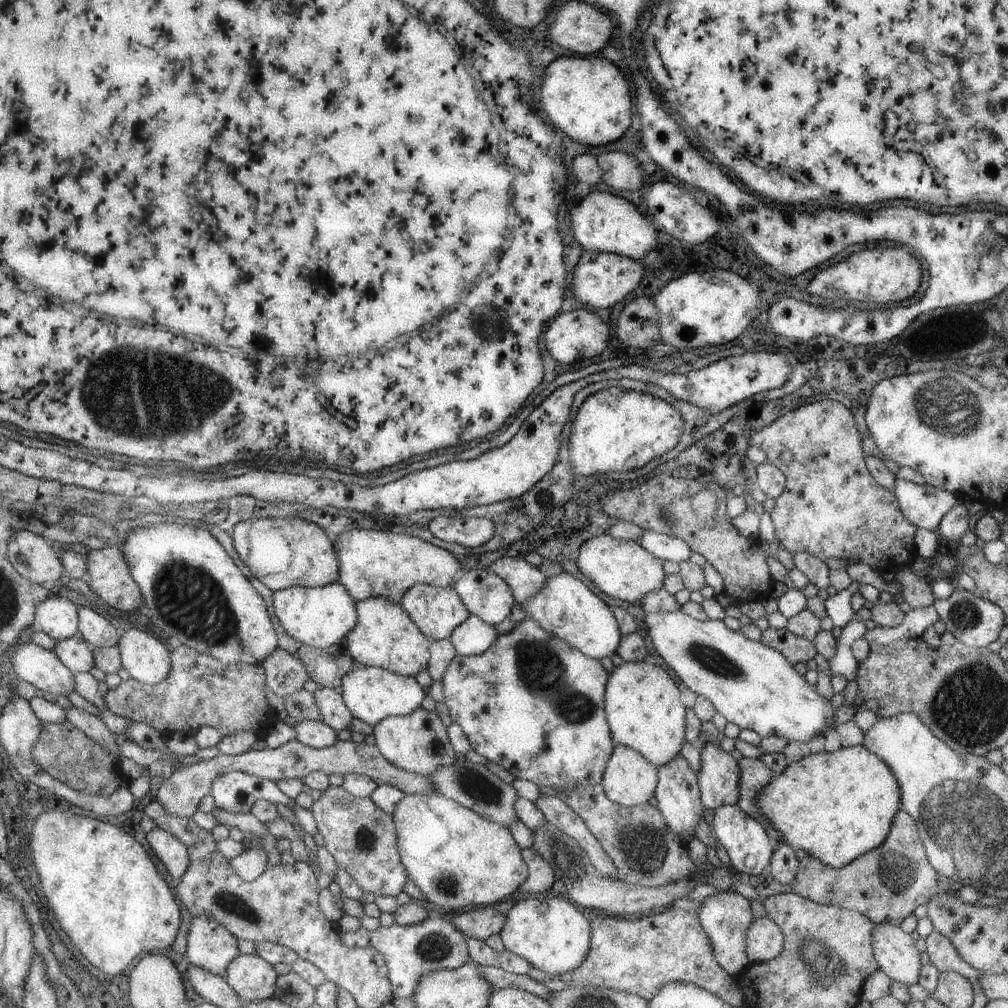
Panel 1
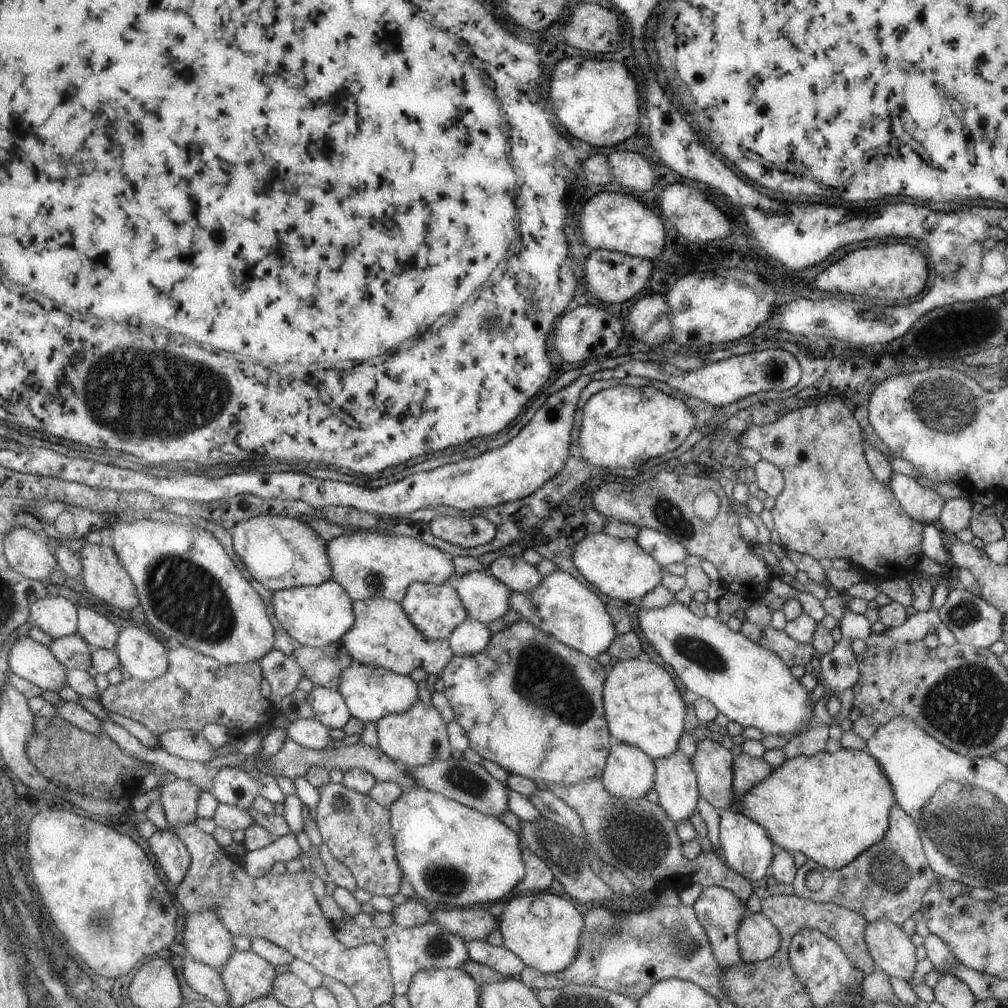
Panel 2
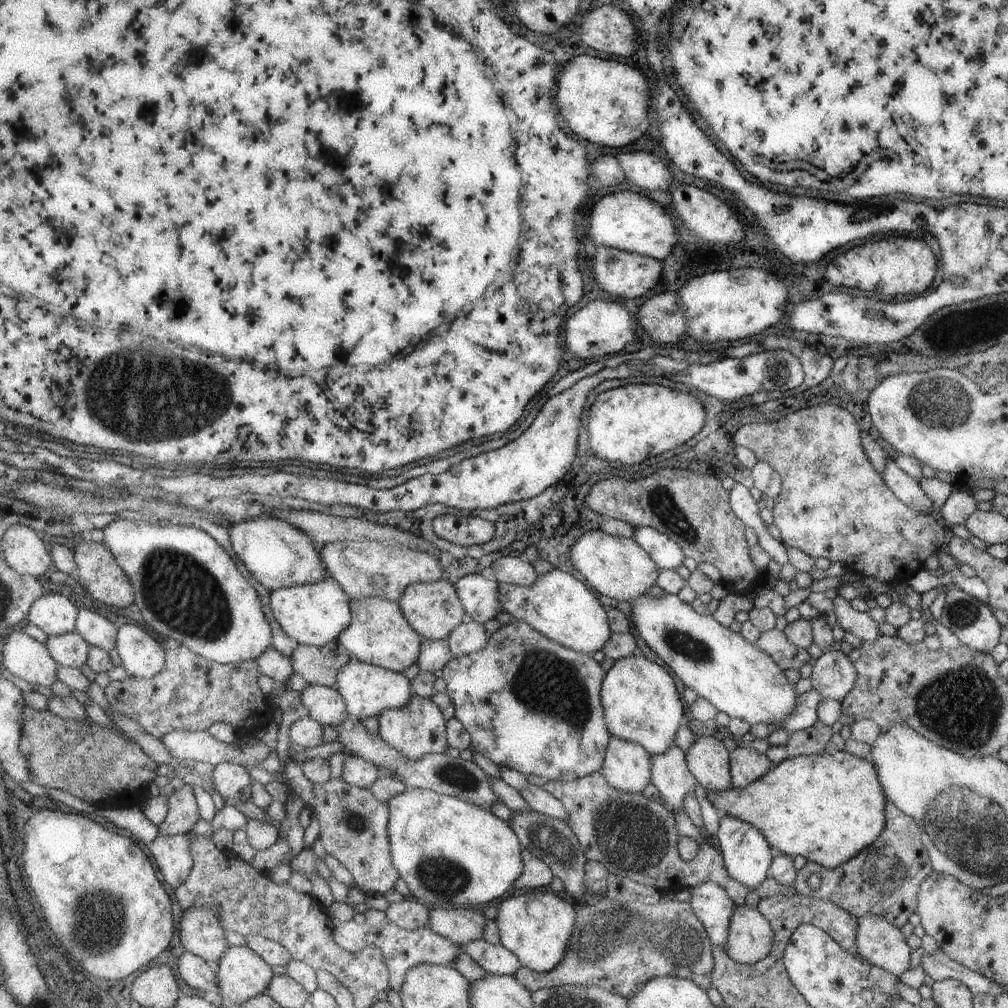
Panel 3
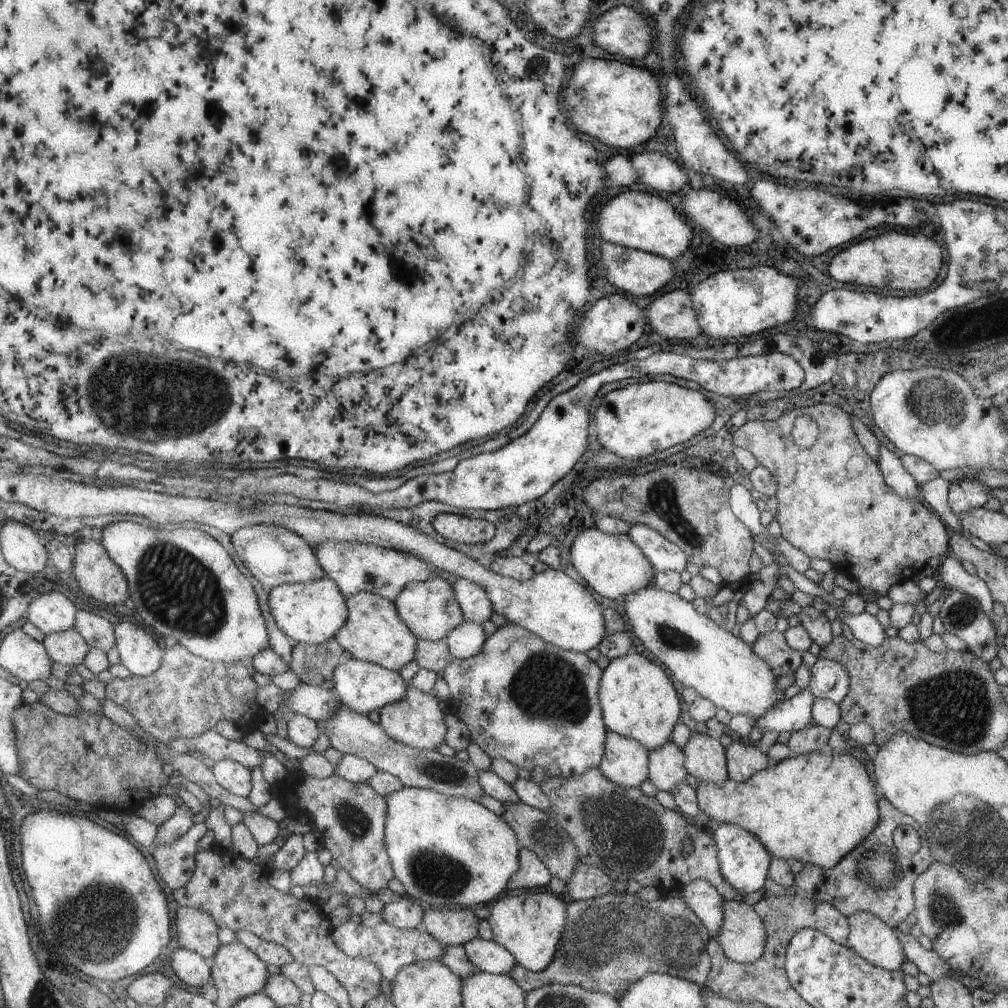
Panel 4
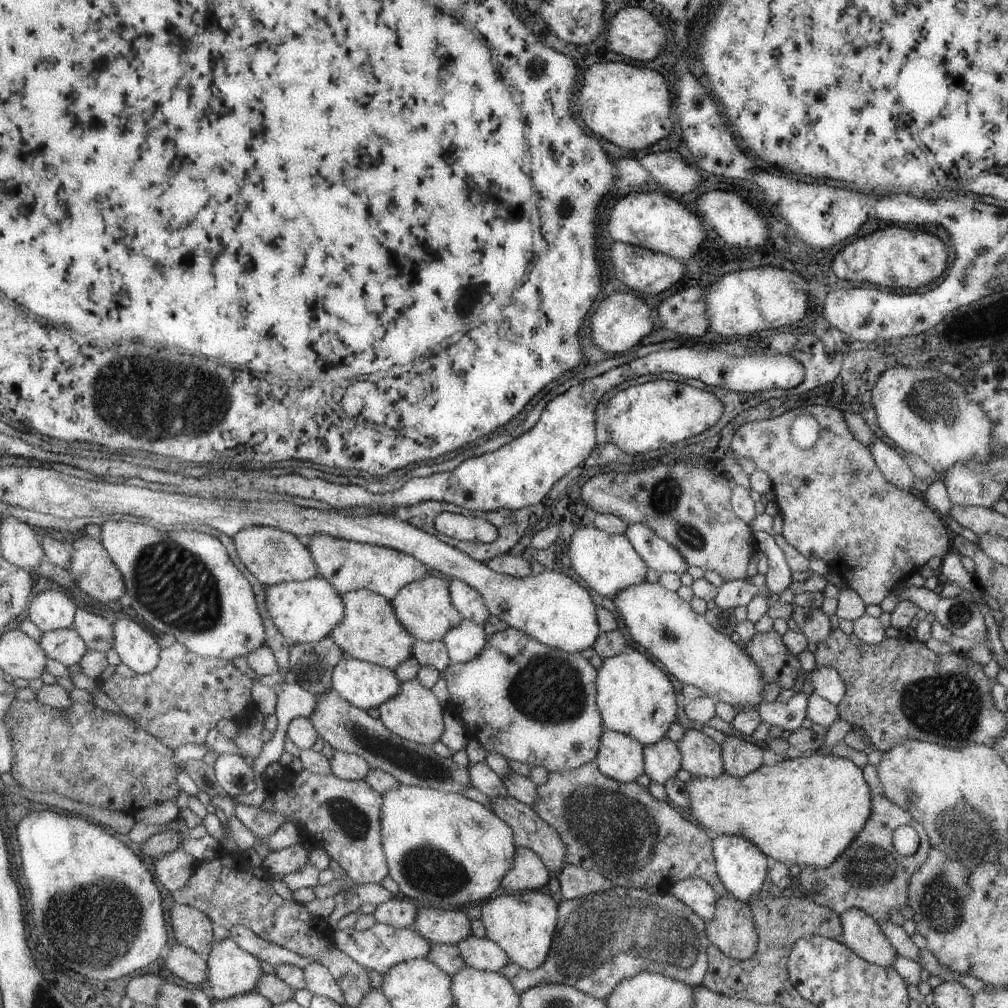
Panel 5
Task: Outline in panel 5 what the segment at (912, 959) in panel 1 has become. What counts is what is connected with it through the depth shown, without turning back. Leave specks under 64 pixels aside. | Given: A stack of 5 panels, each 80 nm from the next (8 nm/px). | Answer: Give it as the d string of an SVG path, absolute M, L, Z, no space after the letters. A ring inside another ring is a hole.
M848 908L838 917L841 940L853 954L874 965L892 966L897 954L876 921L858 908Z

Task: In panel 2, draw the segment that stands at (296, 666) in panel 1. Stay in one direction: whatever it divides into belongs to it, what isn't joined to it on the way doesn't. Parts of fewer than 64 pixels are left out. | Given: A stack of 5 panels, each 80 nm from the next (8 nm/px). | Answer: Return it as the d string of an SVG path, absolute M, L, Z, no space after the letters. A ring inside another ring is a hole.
M279 649L267 651L258 661L262 678L265 678L270 686L268 700L278 704L286 694L293 692L296 682L303 677L303 671L297 663Z

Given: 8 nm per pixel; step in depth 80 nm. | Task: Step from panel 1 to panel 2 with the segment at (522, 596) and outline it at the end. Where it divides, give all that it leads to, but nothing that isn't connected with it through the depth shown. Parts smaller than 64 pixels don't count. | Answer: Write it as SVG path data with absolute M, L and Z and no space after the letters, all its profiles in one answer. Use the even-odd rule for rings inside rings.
M497 557L487 568L511 591L528 591L542 579L535 565L527 563L523 557Z

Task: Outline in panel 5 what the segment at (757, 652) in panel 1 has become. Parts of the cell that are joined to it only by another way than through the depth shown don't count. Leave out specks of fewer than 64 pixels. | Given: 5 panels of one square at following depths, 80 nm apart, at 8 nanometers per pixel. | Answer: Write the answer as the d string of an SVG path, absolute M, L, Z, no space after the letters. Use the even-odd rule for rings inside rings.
M640 582L628 586L616 592L611 598L619 618L622 618L630 638L633 642L643 646L661 666L682 684L693 685L700 688L704 694L714 702L721 700L727 704L740 706L750 704L754 706L759 703L761 690L767 682L763 680L760 670L755 666L754 661L747 656L741 644L734 644L729 637L713 630L703 615L698 615L691 610L690 604L681 600L676 592L663 588L661 584Z

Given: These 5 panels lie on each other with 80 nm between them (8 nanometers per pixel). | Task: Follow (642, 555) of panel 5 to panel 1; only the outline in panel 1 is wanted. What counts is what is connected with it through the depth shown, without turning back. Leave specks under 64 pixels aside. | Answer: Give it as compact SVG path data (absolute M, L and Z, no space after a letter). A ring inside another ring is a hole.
M643 531L638 543L641 548L662 561L669 560L671 562L673 560L679 564L681 561L687 561L691 554L690 548L683 539L655 531Z

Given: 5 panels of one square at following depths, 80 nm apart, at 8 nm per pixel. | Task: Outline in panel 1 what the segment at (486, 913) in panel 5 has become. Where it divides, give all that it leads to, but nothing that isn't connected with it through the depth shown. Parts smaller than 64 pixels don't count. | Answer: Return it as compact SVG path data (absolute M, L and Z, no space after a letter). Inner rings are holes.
M516 896L511 908L504 914L505 920L498 932L504 949L526 960L532 967L548 975L560 975L579 966L587 954L590 926L587 918L571 901L559 896ZM545 902L545 914L537 912L537 905Z

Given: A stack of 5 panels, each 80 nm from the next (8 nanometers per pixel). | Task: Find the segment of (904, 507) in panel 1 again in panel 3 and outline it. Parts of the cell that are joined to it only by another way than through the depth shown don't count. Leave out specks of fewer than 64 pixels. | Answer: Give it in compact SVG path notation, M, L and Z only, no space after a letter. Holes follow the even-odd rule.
M887 456L882 472L883 482L889 490L909 508L934 514L932 501L925 496L919 483L897 467L895 459Z

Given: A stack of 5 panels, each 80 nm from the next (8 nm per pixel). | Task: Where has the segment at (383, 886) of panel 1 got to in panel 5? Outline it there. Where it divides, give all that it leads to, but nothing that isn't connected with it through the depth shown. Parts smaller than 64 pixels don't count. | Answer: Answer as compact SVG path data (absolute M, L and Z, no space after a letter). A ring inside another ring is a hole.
M305 769L296 772L293 780L289 780L289 786L285 786L285 776L277 780L277 788L269 797L272 806L264 810L262 807L250 807L234 803L234 817L253 834L260 839L275 832L282 824L293 823L307 832L309 838L313 838L319 846L333 859L343 870L346 876L357 885L379 882L388 875L388 868L384 852L380 843L379 807L381 795L375 792L363 779L358 781L346 781L338 779L331 773L328 775L314 775Z

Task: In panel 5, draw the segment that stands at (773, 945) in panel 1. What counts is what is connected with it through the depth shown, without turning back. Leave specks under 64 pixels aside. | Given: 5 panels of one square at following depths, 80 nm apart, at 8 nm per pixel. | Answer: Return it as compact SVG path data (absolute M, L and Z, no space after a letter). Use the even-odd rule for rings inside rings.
M731 895L718 897L714 905L715 914L704 921L708 942L733 960L748 959L759 941L750 906Z

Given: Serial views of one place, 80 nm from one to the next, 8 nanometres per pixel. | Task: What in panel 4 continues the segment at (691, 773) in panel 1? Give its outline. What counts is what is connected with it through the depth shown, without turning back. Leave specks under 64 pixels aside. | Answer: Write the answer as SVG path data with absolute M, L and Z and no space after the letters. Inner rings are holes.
M671 740L648 751L648 780L659 790L670 793L675 783L685 781L684 752Z

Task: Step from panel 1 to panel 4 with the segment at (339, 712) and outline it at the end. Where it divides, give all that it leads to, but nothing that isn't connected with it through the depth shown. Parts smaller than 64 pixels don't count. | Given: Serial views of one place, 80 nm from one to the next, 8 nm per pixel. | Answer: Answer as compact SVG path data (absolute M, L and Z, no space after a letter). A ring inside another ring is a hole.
M301 683L284 692L278 709L286 720L292 715L305 715L319 723L325 720L338 706L339 700L337 700L333 689L326 691Z

